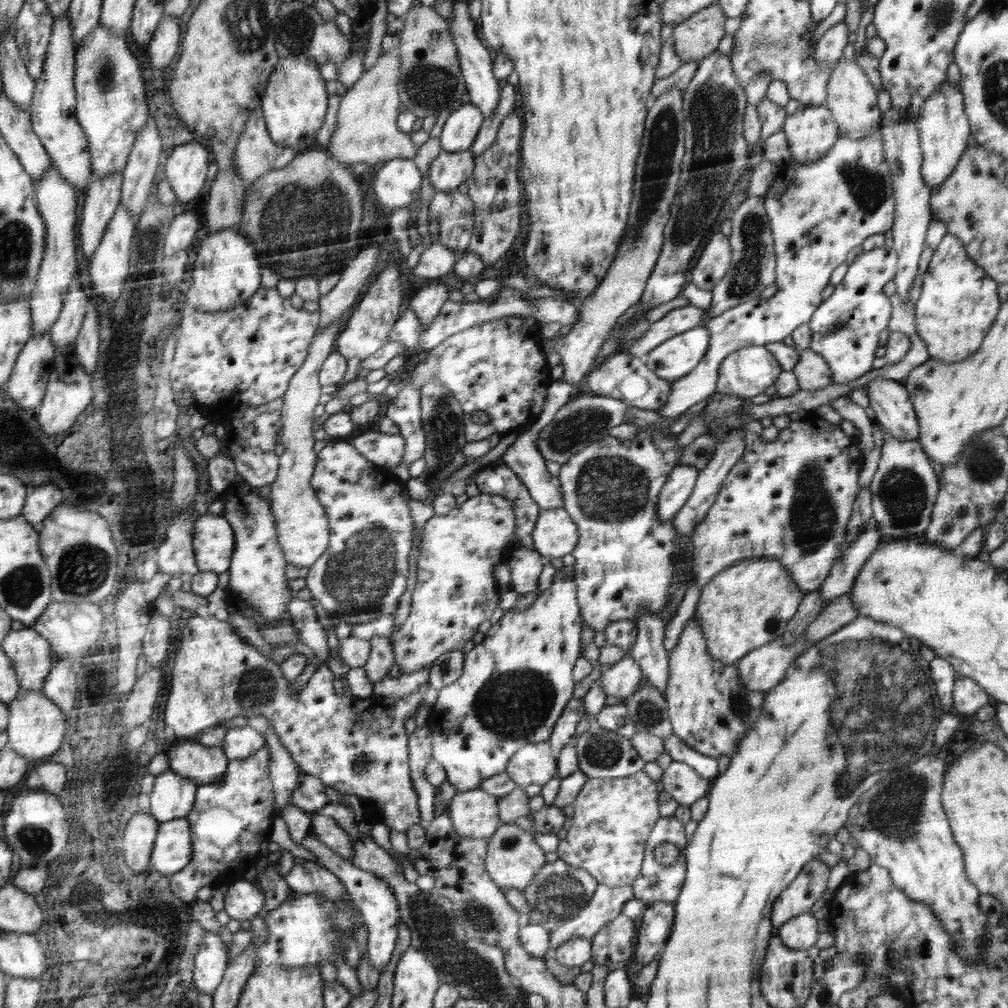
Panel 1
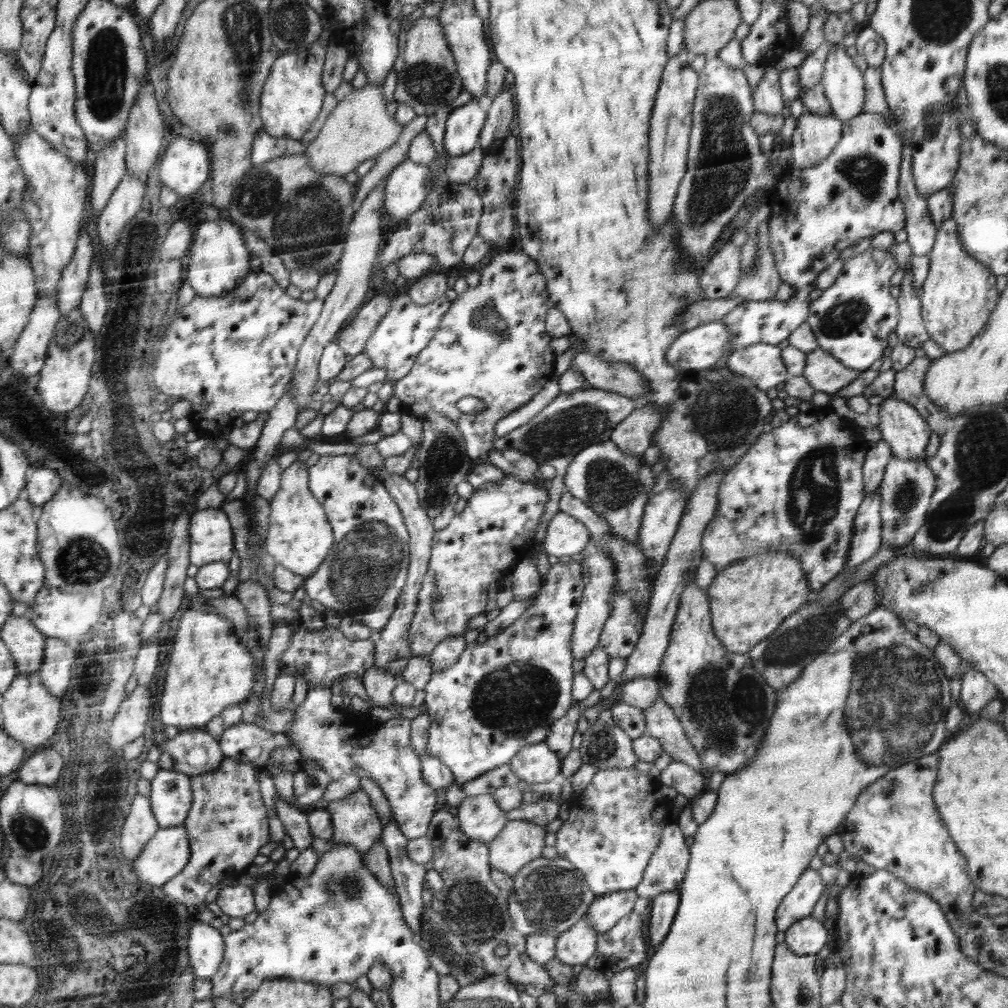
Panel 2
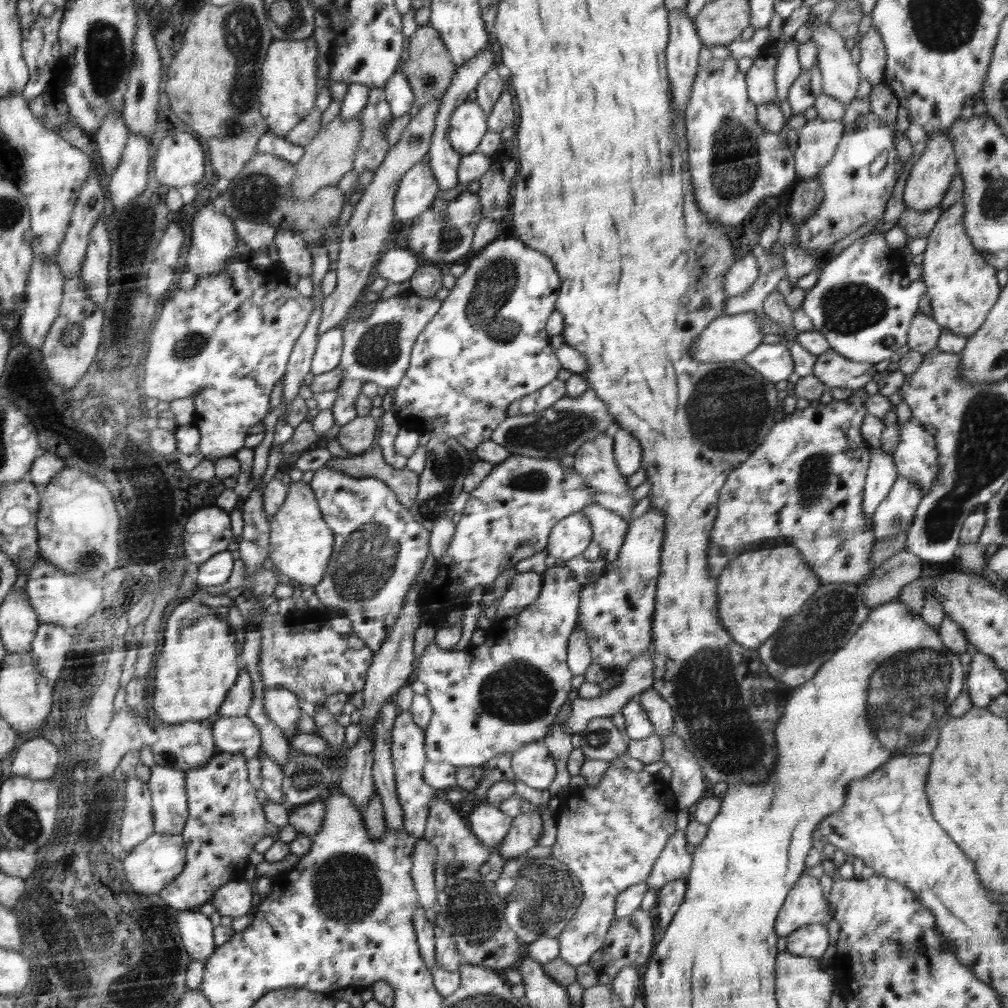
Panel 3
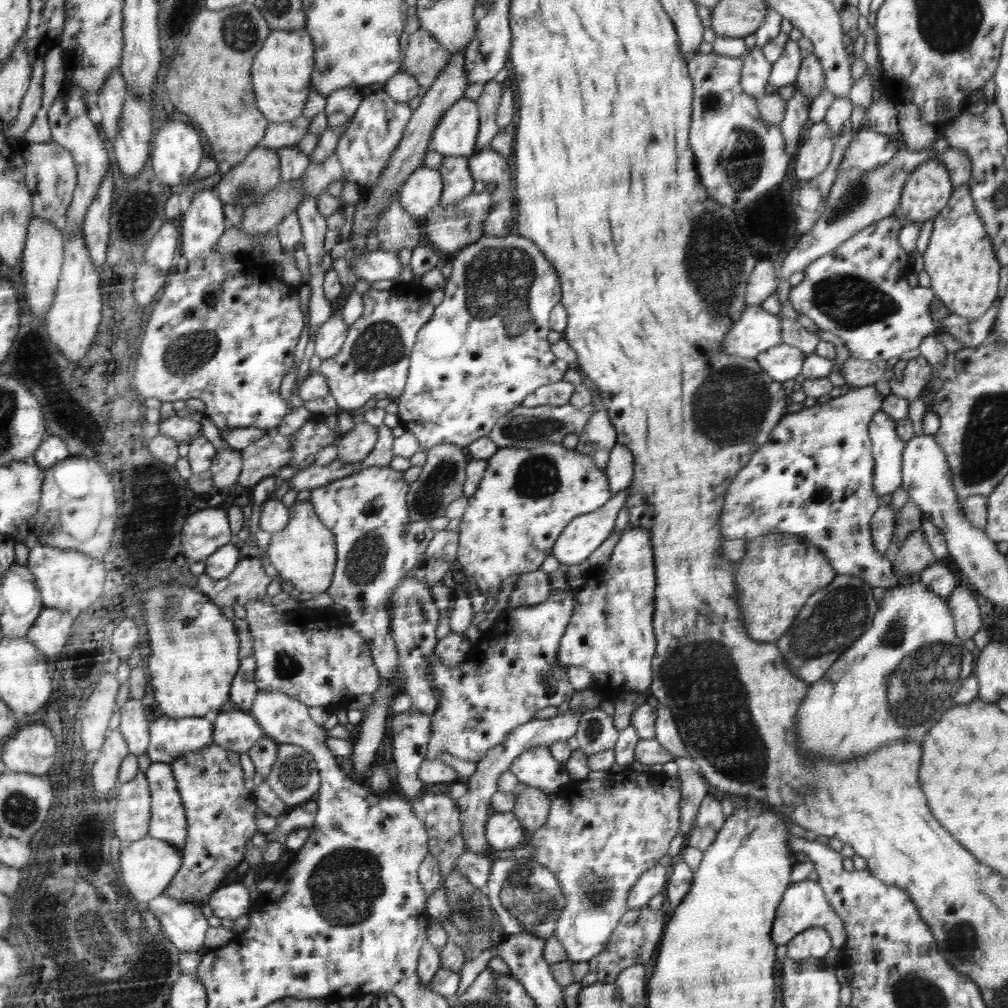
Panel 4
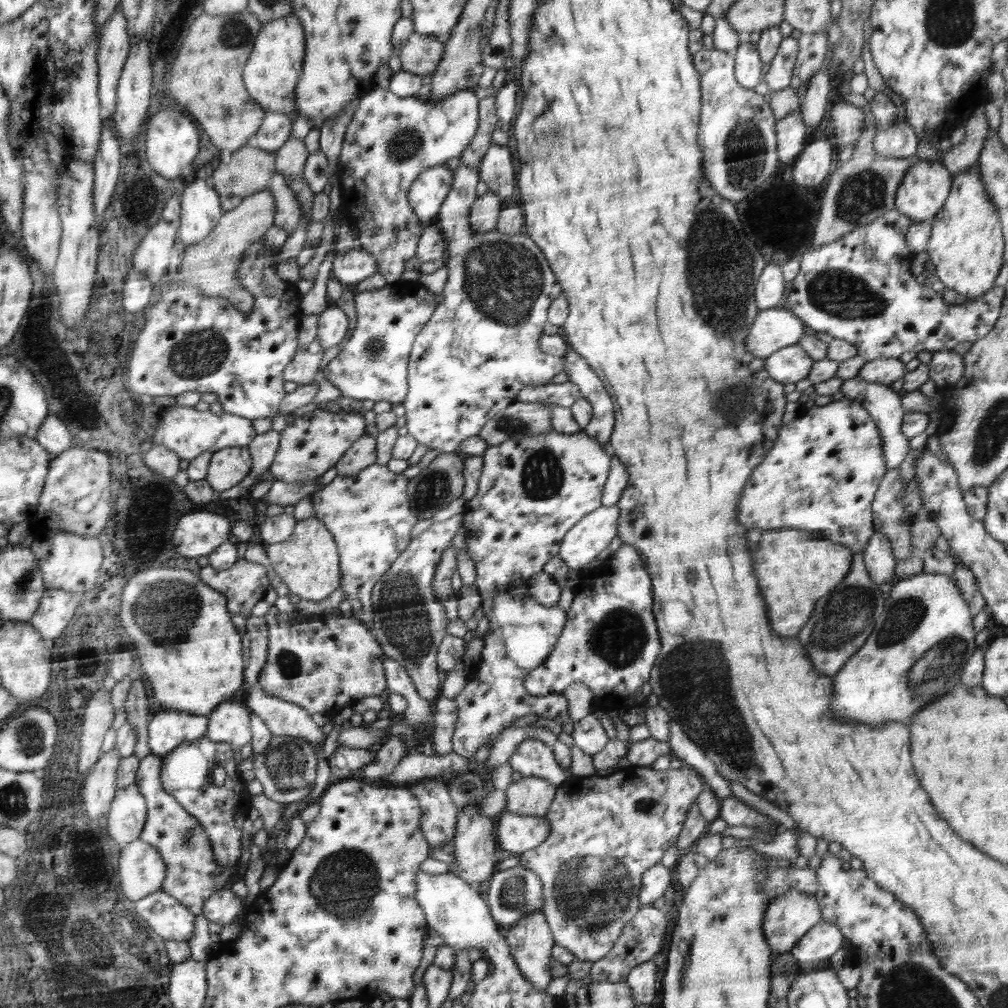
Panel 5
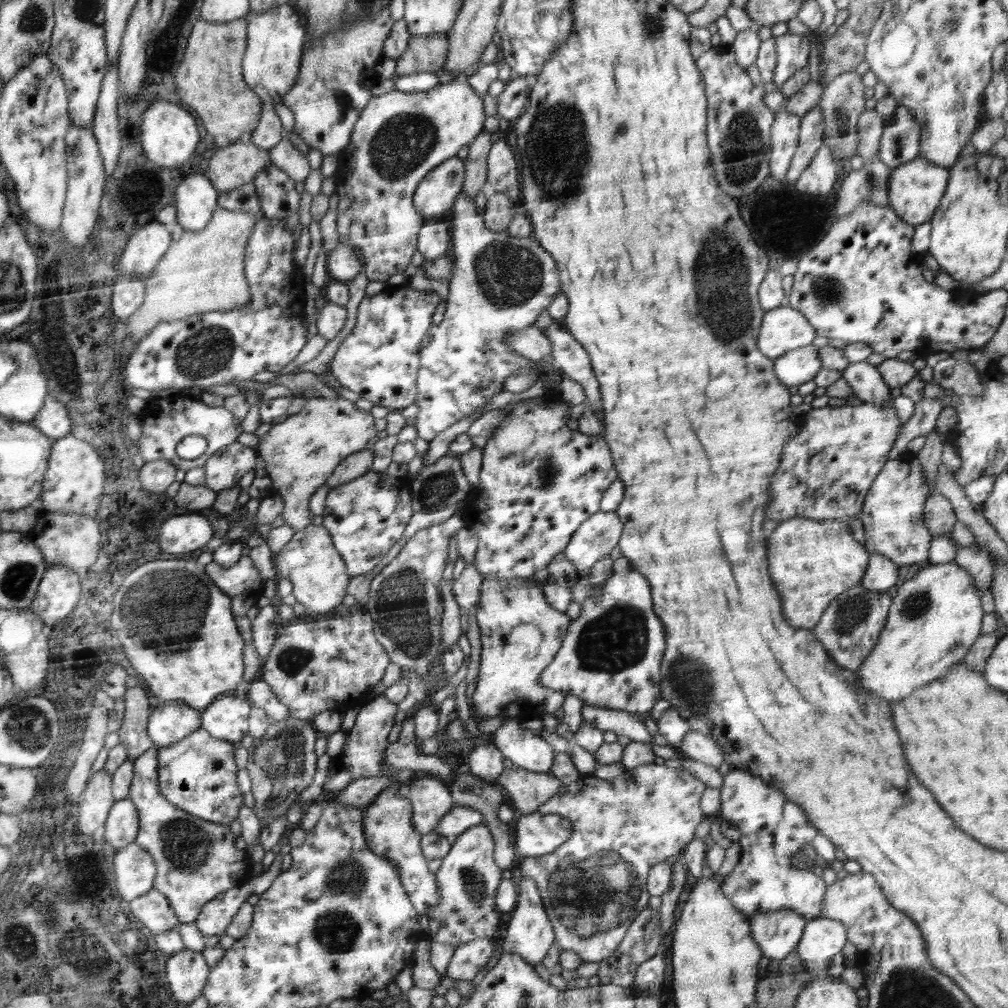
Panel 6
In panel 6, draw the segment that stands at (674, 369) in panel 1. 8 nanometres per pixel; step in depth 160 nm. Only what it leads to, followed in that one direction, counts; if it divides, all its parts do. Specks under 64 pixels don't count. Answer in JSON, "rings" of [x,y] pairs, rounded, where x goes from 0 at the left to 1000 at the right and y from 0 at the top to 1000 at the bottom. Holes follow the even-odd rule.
{"rings":[[[777,302],[759,310],[751,335],[751,344],[756,351],[769,356],[784,347],[806,342],[810,332],[810,326],[800,318],[798,313]]]}

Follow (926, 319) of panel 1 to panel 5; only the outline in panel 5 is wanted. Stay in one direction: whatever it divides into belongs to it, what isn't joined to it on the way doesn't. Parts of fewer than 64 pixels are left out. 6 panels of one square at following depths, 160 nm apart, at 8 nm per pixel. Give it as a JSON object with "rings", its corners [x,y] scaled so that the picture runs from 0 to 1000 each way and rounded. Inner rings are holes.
{"rings":[[[969,161],[945,176],[942,193],[935,207],[922,218],[925,230],[919,250],[923,265],[938,286],[956,292],[962,299],[978,292],[987,284],[995,260],[997,239],[992,213],[978,193]]]}

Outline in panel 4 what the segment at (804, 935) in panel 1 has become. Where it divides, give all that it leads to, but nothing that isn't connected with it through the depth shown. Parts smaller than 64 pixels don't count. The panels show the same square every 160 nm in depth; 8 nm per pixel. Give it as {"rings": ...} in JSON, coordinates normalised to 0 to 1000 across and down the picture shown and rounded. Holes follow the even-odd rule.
{"rings":[[[813,921],[798,923],[780,936],[782,951],[807,952],[815,950],[826,939],[825,931]]]}

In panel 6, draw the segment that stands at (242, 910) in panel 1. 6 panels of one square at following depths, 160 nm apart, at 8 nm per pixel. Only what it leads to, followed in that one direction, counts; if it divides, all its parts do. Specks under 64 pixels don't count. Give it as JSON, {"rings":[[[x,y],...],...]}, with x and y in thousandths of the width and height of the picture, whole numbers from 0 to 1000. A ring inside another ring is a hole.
{"rings":[[[278,850],[272,852],[265,864],[259,868],[250,870],[242,878],[224,883],[215,891],[208,894],[199,903],[198,909],[193,914],[196,923],[202,929],[220,929],[223,927],[224,920],[230,915],[236,902],[248,889],[255,887],[259,889],[267,882],[270,874],[281,864],[279,863]]]}

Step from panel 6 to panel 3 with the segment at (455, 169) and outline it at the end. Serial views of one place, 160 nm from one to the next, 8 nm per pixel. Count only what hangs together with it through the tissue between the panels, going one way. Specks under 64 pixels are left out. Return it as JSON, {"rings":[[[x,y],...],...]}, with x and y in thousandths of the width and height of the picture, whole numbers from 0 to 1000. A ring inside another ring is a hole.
{"rings":[[[420,160],[403,171],[394,190],[393,219],[402,224],[402,219],[417,215],[426,208],[437,190],[437,183],[426,163]]]}

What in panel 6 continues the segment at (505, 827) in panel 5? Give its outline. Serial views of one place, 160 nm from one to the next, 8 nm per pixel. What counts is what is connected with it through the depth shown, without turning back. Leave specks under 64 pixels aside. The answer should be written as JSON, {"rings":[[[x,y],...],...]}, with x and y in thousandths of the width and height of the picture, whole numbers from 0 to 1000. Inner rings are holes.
{"rings":[[[552,807],[518,809],[512,813],[510,825],[512,847],[520,851],[549,846],[570,829],[568,816]]]}

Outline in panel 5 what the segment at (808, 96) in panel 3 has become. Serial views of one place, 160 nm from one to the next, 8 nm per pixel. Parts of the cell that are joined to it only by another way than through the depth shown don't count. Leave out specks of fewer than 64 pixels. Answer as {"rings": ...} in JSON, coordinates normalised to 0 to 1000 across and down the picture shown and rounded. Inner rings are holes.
{"rings":[[[793,109],[782,112],[770,120],[772,164],[786,162],[798,149],[803,139],[801,125]]]}

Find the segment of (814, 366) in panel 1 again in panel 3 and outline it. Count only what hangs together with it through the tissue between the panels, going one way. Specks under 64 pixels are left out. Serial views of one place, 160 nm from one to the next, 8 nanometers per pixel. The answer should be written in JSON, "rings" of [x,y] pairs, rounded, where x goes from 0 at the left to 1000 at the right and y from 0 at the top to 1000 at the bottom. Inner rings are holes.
{"rings":[[[825,346],[811,353],[806,368],[806,372],[819,383],[843,385],[846,388],[865,378],[869,370],[867,360],[847,359]]]}

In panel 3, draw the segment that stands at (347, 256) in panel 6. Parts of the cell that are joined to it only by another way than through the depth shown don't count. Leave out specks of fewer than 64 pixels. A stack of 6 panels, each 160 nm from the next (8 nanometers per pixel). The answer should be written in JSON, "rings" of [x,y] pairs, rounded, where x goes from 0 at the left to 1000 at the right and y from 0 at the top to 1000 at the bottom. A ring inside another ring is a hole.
{"rings":[[[404,245],[384,248],[374,262],[375,272],[385,280],[401,280],[405,278],[418,262],[416,255]]]}

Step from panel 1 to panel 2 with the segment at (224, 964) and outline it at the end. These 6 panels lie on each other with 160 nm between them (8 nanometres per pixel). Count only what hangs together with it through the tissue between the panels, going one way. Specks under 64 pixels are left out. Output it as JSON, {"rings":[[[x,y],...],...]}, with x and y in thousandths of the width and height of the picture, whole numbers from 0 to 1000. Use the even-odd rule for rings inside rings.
{"rings":[[[196,913],[188,922],[187,942],[191,967],[208,972],[216,964],[216,956],[222,948],[223,935],[216,922]]]}

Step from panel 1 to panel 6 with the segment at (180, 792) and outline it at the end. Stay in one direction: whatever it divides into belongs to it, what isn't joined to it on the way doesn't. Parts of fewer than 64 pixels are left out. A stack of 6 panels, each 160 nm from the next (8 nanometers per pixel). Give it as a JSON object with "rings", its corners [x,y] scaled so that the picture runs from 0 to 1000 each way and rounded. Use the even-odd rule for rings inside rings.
{"rings":[[[155,740],[137,750],[132,757],[133,768],[126,793],[133,796],[139,810],[139,825],[136,827],[135,836],[152,848],[156,858],[156,869],[152,881],[165,889],[177,910],[178,917],[193,915],[204,897],[223,886],[224,883],[236,881],[249,873],[248,862],[252,854],[245,847],[244,842],[238,843],[234,840],[234,829],[228,824],[228,820],[222,816],[208,815],[196,812],[194,808],[184,806],[172,797],[169,798],[157,785],[159,753]]]}

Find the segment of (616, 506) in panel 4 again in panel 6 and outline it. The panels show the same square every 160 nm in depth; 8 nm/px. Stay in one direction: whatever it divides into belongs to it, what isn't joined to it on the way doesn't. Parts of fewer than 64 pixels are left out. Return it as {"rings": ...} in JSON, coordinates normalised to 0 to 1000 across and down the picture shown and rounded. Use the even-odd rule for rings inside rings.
{"rings":[[[610,507],[589,509],[589,514],[569,530],[569,538],[562,541],[561,553],[573,566],[583,567],[595,554],[603,552],[605,546],[614,540],[619,528],[619,519]]]}

